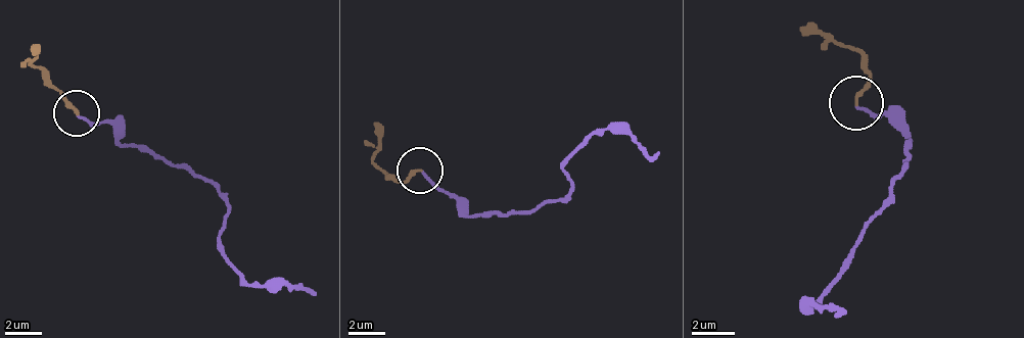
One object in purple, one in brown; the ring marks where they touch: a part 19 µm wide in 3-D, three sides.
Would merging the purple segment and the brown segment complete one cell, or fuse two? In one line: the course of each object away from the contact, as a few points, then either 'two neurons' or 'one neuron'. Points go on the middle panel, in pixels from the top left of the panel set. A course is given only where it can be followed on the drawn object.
course purple (421, 172), (467, 218), (531, 212), (572, 185), (563, 162), (596, 130), (623, 130), (646, 153), (660, 153); course brown (421, 172), (388, 176), (375, 162), (375, 121); one neuron

